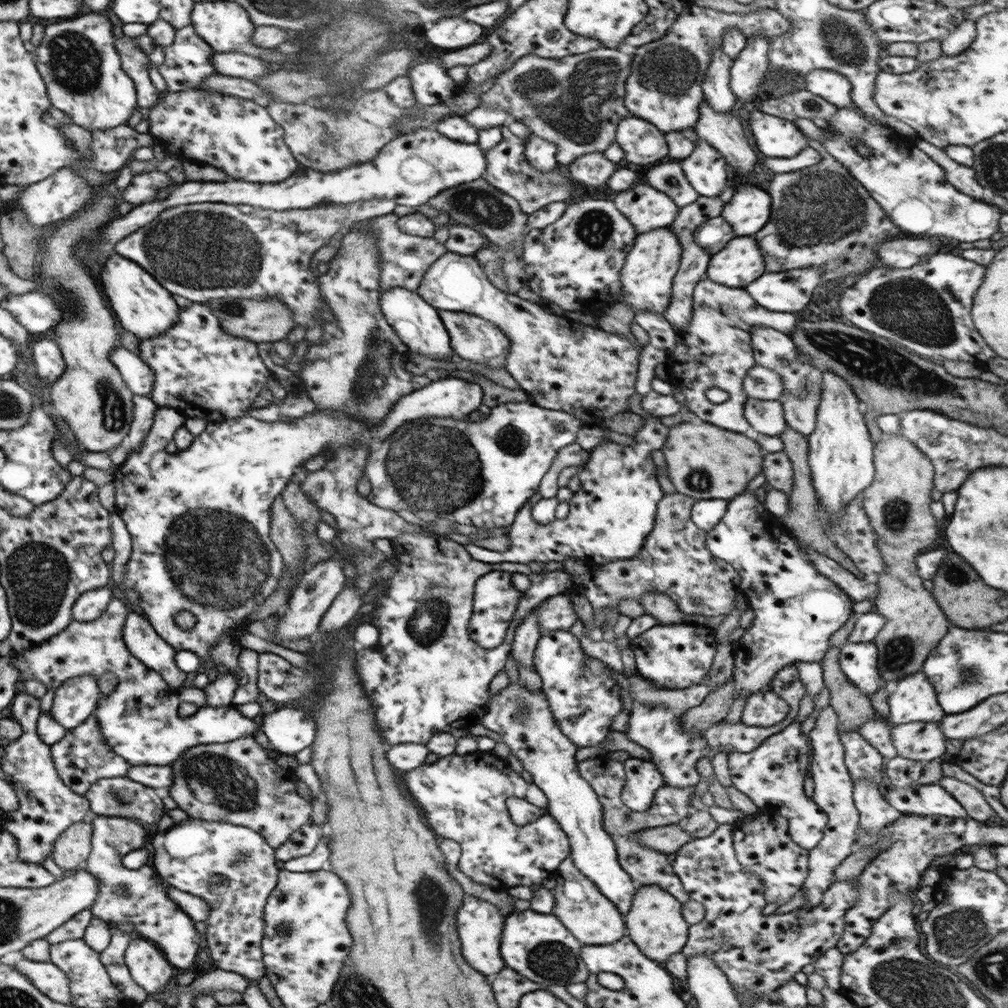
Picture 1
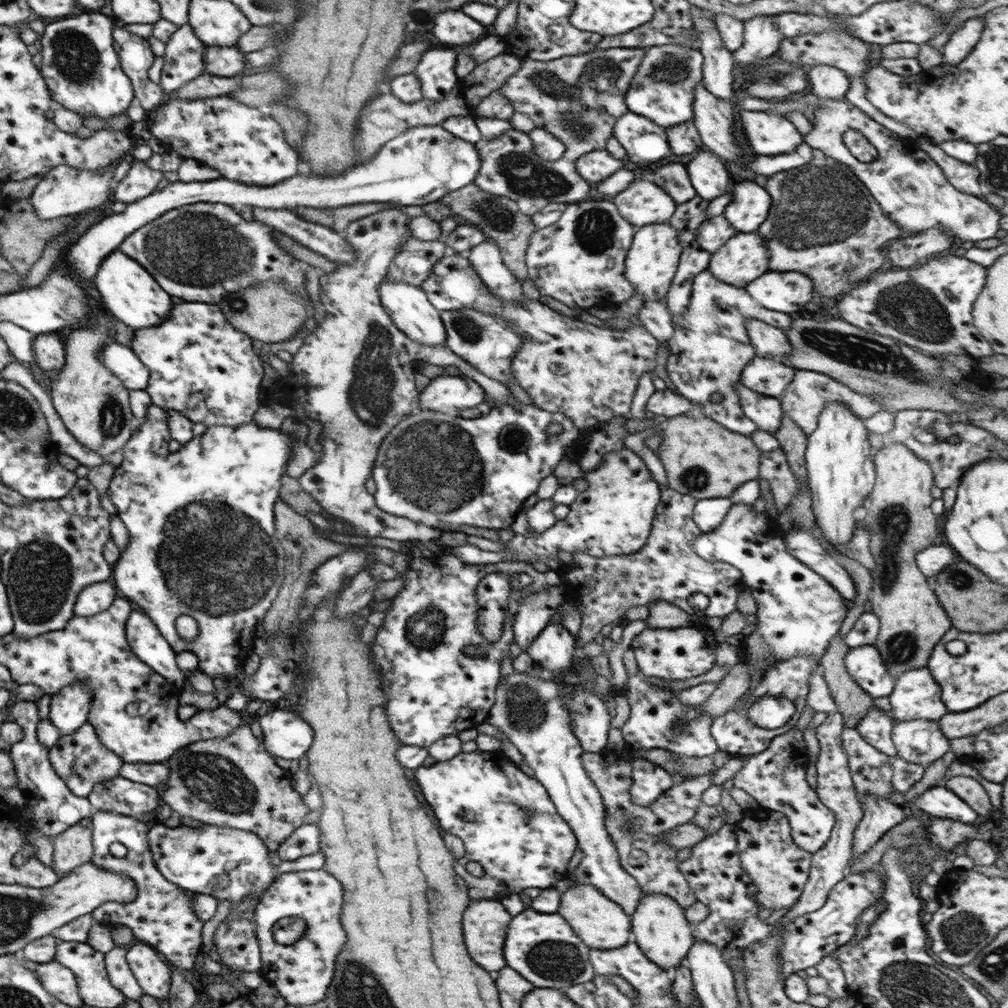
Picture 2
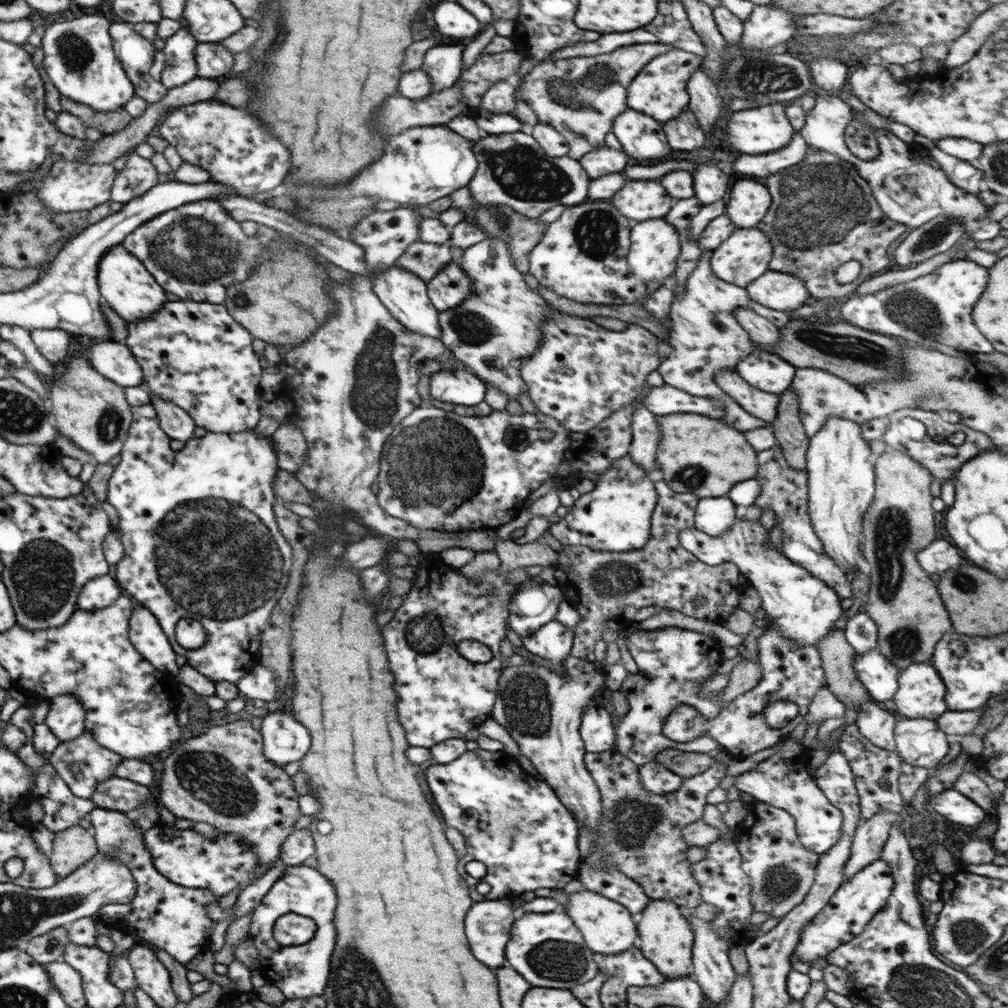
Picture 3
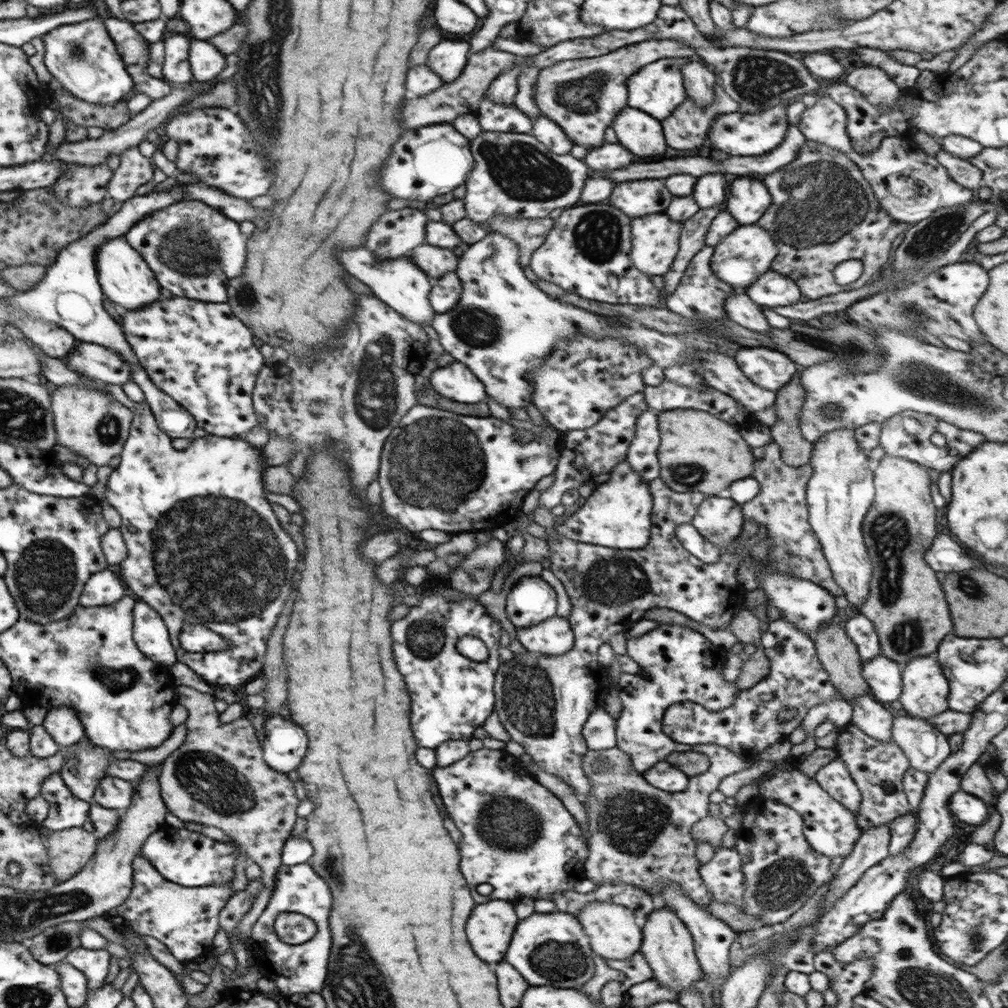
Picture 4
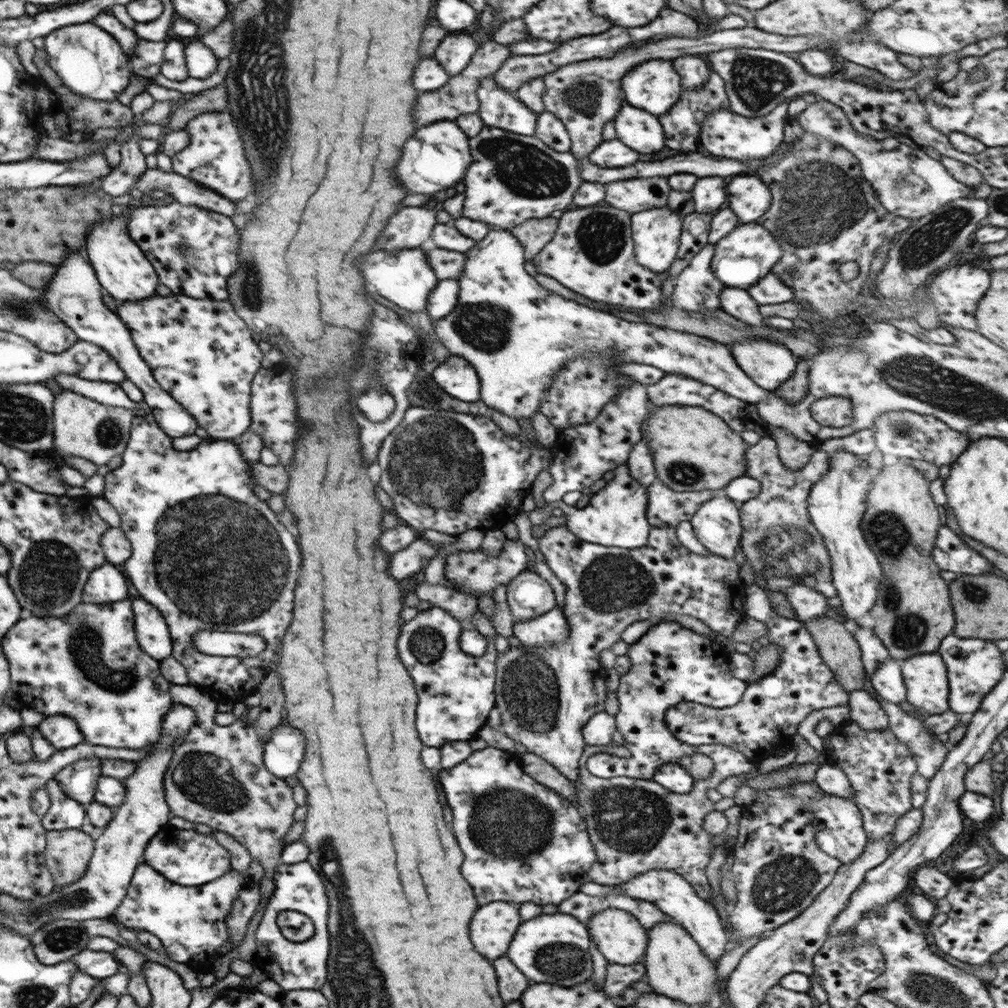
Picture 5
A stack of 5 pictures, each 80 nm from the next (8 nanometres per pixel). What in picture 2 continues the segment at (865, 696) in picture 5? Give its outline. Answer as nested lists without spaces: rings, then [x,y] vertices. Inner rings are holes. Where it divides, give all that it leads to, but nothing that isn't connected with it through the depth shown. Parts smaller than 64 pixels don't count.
[[[873,707],[855,726],[855,731],[869,746],[890,758],[896,757],[896,750],[891,740],[891,732],[895,721],[890,714]]]

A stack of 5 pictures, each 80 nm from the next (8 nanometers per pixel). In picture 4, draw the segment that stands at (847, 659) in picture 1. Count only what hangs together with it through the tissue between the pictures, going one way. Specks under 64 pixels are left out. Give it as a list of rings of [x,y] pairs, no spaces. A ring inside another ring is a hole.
[[[879,654],[863,661],[861,676],[868,684],[869,696],[887,705],[901,696],[901,666]]]

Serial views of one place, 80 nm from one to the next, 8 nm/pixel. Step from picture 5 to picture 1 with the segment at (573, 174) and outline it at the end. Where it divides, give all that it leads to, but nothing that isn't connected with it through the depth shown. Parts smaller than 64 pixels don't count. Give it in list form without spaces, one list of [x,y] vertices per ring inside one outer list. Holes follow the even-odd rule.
[[[506,124],[500,125],[499,127],[502,139],[493,148],[485,151],[487,166],[486,176],[483,179],[493,188],[515,199],[520,206],[520,211],[526,216],[547,206],[549,202],[568,202],[571,198],[573,183],[576,184],[574,180],[568,178],[568,173],[561,171],[560,167],[555,167],[548,173],[541,173],[531,168],[522,153],[525,142],[513,136],[506,127]]]

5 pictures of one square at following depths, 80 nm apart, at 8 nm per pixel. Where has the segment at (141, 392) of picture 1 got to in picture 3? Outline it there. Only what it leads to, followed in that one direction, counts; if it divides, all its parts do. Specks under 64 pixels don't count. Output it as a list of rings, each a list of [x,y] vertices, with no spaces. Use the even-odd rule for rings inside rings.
[[[91,342],[83,356],[91,368],[119,386],[139,386],[142,383],[142,369],[123,342]]]

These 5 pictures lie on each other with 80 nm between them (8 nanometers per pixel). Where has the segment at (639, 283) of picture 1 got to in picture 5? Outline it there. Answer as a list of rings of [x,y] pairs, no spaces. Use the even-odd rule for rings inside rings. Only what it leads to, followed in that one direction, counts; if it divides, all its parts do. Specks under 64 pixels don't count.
[[[667,206],[645,209],[630,215],[630,232],[633,242],[635,263],[653,273],[663,272],[675,261],[679,248],[679,236],[682,228],[681,215]]]

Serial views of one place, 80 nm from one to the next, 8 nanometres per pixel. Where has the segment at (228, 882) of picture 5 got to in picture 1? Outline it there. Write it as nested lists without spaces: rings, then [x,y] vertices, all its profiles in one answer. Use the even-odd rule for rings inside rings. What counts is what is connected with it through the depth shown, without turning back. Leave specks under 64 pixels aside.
[[[99,815],[93,816],[90,825],[90,853],[83,868],[100,881],[96,897],[89,906],[92,916],[106,923],[130,922],[138,936],[151,941],[170,965],[191,968],[195,954],[201,950],[194,922],[169,900],[161,883],[158,885],[159,878],[155,877],[157,874],[149,865],[149,860],[137,869],[127,869],[121,865],[121,858],[127,852],[145,846],[145,831],[141,825],[127,818]],[[120,888],[126,890],[126,895],[118,893]]]

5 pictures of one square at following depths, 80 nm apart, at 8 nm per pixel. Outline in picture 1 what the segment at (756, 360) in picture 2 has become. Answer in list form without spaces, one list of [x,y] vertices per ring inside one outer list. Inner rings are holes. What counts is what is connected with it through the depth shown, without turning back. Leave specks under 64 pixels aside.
[[[753,365],[743,378],[742,389],[749,398],[779,400],[782,395],[780,378],[764,366]]]

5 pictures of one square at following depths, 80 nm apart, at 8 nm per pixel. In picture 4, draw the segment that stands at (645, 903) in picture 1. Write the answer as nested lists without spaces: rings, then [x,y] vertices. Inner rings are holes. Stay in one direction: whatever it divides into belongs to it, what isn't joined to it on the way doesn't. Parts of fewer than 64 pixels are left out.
[[[656,907],[650,912],[650,915],[646,916],[645,922],[639,923],[639,927],[642,937],[638,951],[642,954],[642,957],[651,969],[651,980],[655,980],[655,982],[659,982],[676,991],[695,987],[695,983],[697,982],[703,984],[703,973],[701,973],[699,963],[694,954],[692,936],[687,927],[677,918],[677,915],[672,910],[669,910],[667,907]]]

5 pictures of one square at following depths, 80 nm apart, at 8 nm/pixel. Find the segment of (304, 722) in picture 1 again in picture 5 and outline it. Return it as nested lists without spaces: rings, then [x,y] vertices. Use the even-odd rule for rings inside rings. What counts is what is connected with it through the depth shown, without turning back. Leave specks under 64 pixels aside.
[[[279,725],[262,744],[262,764],[276,778],[294,776],[303,760],[303,746],[299,730]]]

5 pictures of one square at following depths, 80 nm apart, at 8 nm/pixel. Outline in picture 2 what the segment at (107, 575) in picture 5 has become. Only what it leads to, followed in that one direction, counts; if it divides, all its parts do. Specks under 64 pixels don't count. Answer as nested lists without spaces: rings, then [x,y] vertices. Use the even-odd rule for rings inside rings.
[[[111,579],[88,584],[77,594],[73,605],[74,616],[93,616],[105,610],[115,598],[115,587]]]

